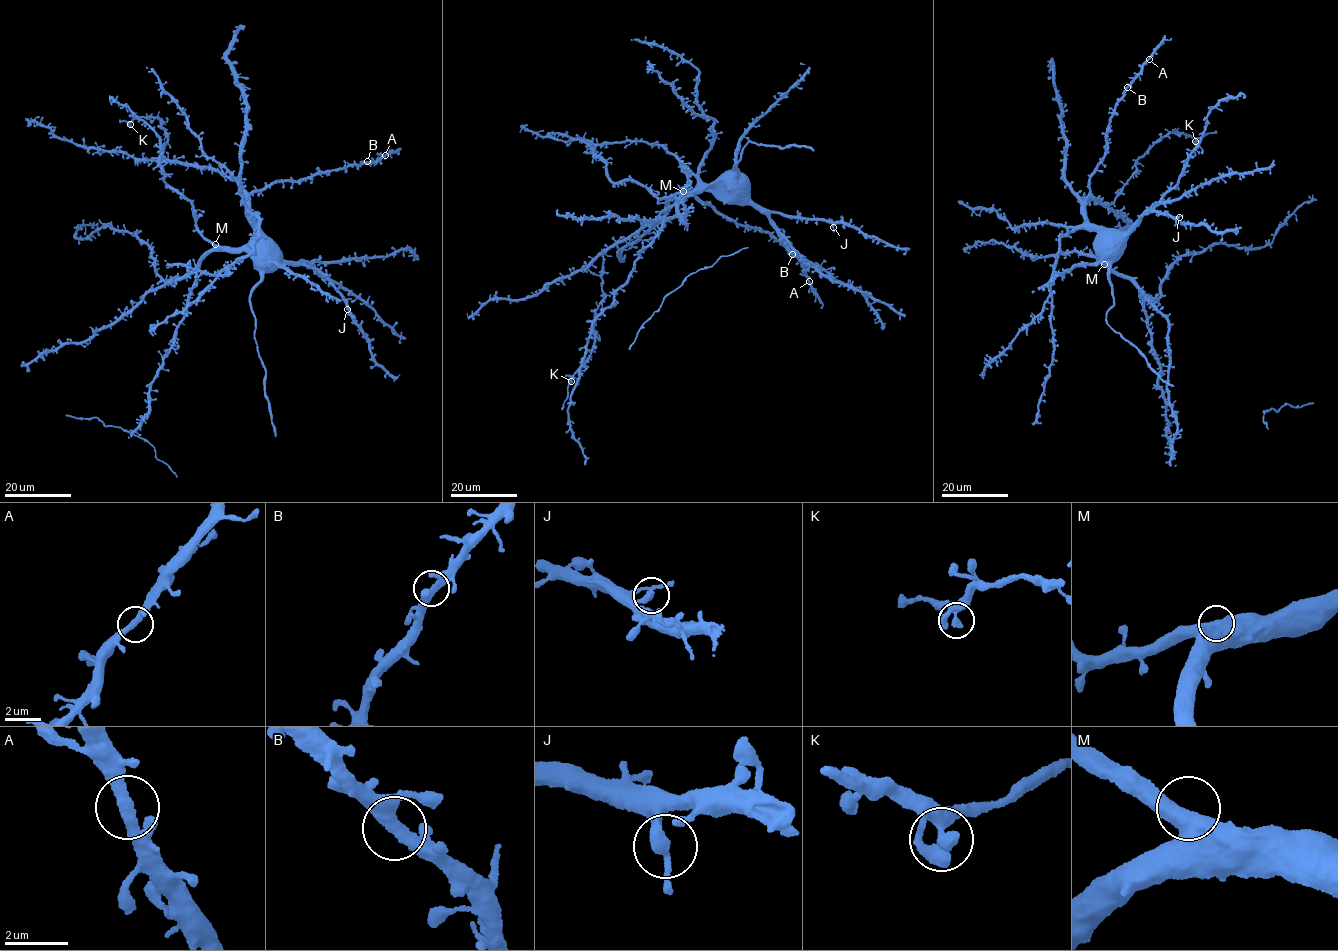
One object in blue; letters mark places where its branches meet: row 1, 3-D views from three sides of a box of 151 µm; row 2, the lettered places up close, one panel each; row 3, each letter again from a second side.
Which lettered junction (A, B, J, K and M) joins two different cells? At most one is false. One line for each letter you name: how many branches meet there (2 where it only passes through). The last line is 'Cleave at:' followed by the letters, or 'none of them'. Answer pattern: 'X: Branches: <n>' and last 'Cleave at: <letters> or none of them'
Cleave at: none of them

